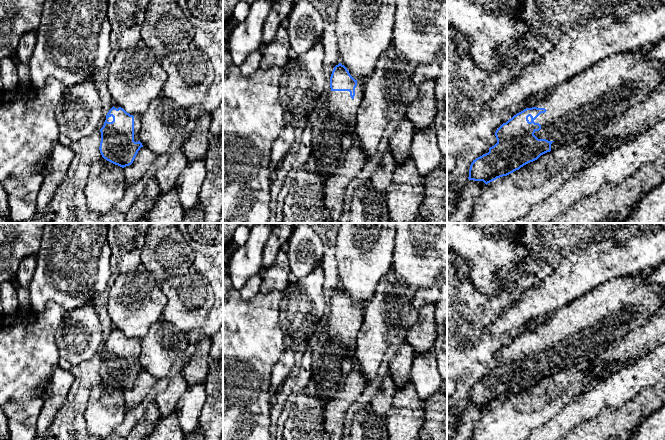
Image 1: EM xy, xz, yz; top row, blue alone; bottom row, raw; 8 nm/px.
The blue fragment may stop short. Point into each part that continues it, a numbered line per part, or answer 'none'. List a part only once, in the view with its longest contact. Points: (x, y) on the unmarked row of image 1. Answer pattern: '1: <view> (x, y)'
1: yz (582, 330)

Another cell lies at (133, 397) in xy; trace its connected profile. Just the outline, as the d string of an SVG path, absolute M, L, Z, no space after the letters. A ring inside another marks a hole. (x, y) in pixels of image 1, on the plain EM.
M144 370L141 371L133 387L123 392L126 409L134 410L138 408L155 383L155 377Z

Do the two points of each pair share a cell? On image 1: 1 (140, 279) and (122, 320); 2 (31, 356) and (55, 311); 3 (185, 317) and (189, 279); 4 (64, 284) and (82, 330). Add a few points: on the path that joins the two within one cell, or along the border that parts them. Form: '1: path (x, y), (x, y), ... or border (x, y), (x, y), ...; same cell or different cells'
1: path (139, 289), (136, 303), (132, 310); same cell
2: path (31, 345), (39, 329), (46, 322); same cell
3: path (187, 308), (189, 288); same cell
4: border (91, 302), (64, 311); different cells

